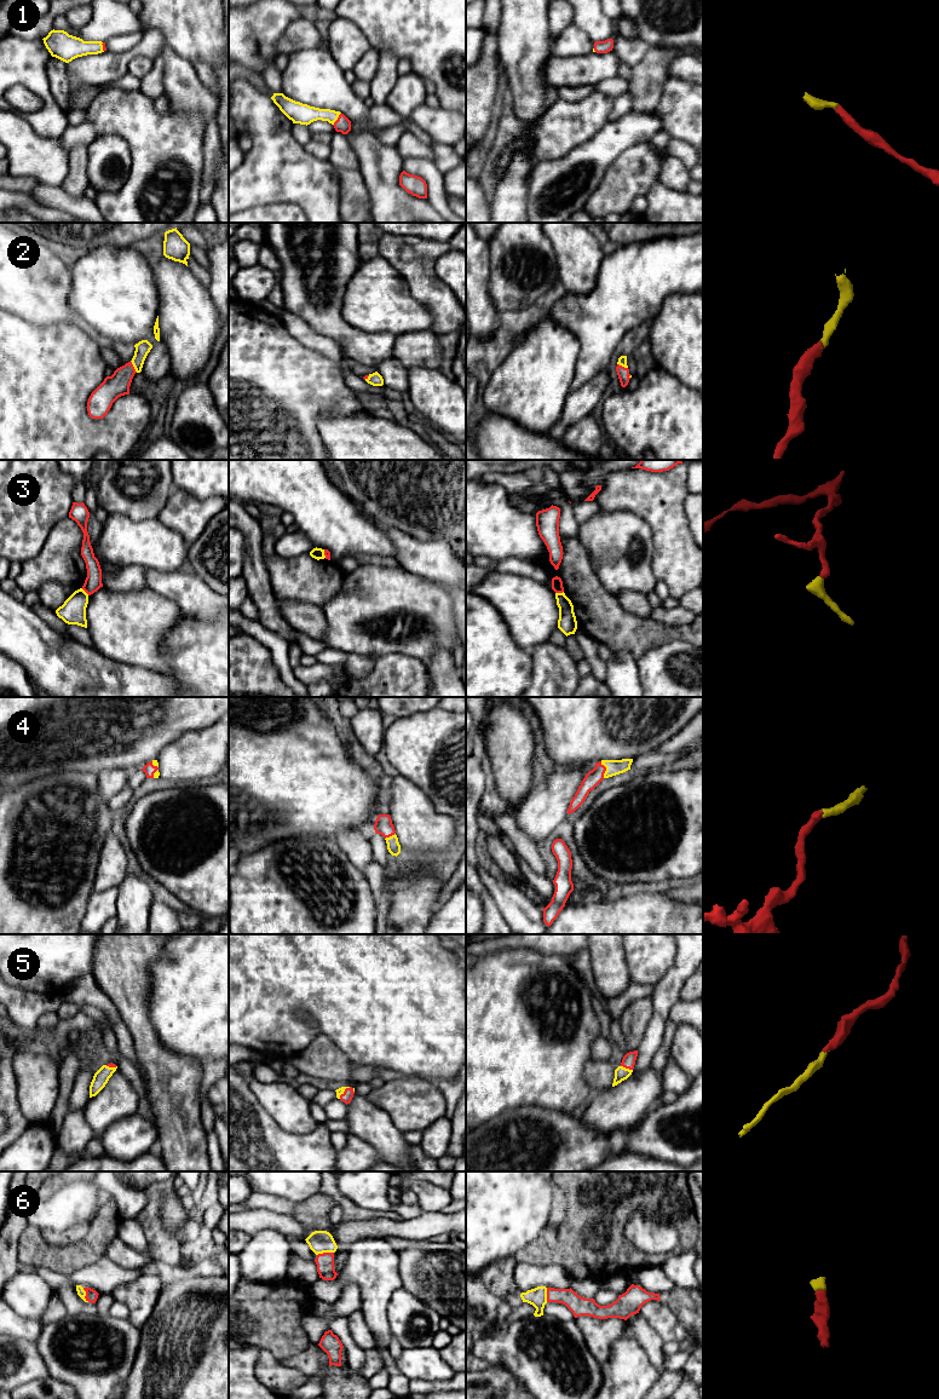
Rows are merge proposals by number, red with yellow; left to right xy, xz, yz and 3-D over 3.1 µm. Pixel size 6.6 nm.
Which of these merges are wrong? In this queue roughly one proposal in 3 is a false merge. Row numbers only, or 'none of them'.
3

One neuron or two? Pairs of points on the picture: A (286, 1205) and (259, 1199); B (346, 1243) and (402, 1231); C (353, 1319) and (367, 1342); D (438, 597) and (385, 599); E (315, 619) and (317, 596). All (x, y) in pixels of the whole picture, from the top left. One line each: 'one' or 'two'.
A: one
B: one
C: one
D: one
E: two

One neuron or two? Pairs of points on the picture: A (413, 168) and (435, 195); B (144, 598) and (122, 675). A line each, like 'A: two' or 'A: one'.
A: one
B: two

